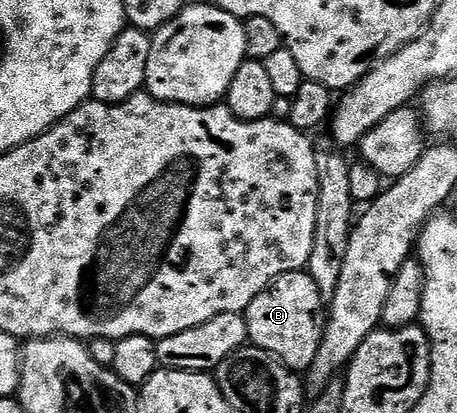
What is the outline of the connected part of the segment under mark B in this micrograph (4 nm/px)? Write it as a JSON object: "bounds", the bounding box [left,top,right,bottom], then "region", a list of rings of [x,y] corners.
{"bounds":[243,271,326,370],"region":[[[307,271],[291,272],[280,276],[243,313],[248,324],[248,338],[255,347],[277,356],[287,368],[306,370],[318,354],[320,339],[324,337],[324,324],[320,311],[326,308],[325,297],[321,296],[314,278]]]}

